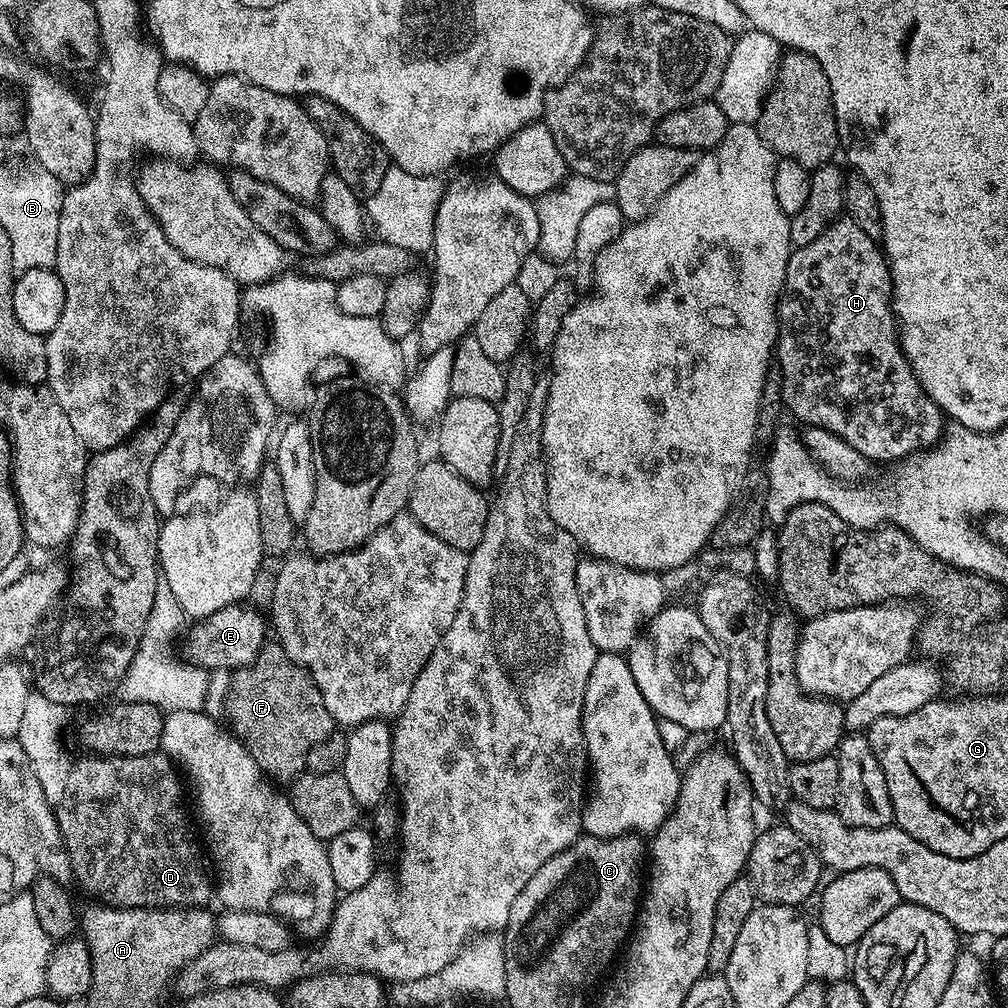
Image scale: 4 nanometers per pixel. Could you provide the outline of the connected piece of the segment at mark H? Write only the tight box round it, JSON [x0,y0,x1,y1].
[774,218,946,462]

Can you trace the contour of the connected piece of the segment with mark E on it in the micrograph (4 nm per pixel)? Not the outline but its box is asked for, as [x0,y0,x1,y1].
[183,604,266,670]

